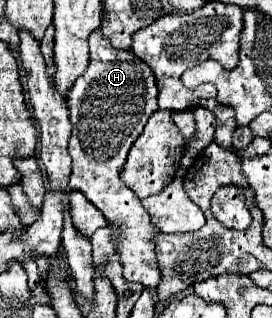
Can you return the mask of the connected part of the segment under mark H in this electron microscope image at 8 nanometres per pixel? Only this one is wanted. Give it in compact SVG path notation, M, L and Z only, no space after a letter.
M95 30L89 36L89 48L91 48L89 68L85 70L85 74L81 78L77 78L77 82L73 84L73 88L67 94L69 118L73 124L73 134L69 140L69 154L73 158L73 174L71 174L69 186L71 186L71 190L83 192L87 196L87 200L93 202L103 212L103 216L107 218L109 224L117 224L117 232L115 232L119 236L117 238L117 254L119 254L119 260L123 266L123 278L129 282L139 282L145 288L155 290L159 286L159 266L155 260L155 244L151 240L155 238L155 234L159 230L151 224L147 210L141 206L141 200L135 196L135 192L131 188L125 186L125 182L119 178L119 174L127 160L127 152L131 150L137 136L143 132L149 116L159 110L159 106L157 106L159 90L157 90L151 68L147 64L143 64L143 60L139 60L135 54L113 48L111 42L105 40L99 30Z

